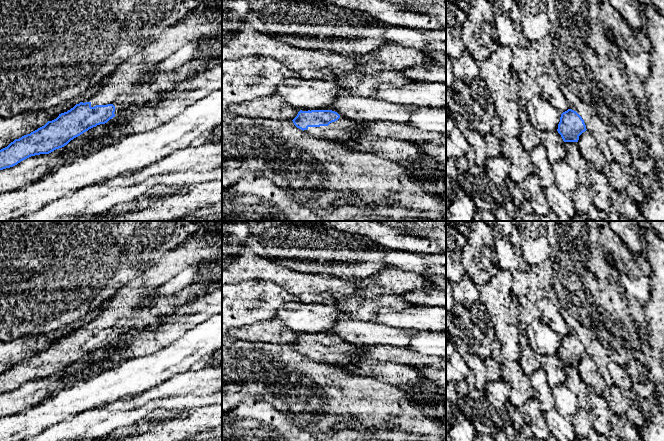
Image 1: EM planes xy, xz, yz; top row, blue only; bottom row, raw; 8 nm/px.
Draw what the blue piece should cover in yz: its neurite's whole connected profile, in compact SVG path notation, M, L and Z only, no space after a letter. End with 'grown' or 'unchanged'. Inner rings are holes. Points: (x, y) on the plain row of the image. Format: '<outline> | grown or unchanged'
M568 333L561 338L557 355L564 366L578 366L579 360L586 354L584 344L576 335Z | unchanged

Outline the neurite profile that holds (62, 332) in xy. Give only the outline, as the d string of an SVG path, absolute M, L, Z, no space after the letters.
M104 304L91 309L84 318L79 319L77 324L67 325L64 328L47 333L29 334L12 340L0 341L0 374L7 371L15 363L30 358L44 350L48 345L56 343L61 337L67 336L78 326L98 315L103 306Z

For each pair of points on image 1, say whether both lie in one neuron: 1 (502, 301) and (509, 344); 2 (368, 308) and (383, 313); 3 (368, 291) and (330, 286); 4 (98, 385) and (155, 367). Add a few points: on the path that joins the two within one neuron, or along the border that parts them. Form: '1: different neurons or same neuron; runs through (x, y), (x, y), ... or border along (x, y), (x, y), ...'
1: same neuron; runs through (503, 312), (507, 333)
2: different neurons; border along (400, 309), (380, 308), (374, 321)
3: different neurons; border along (355, 279), (359, 294)
4: same neuron; runs through (112, 384), (141, 374)

